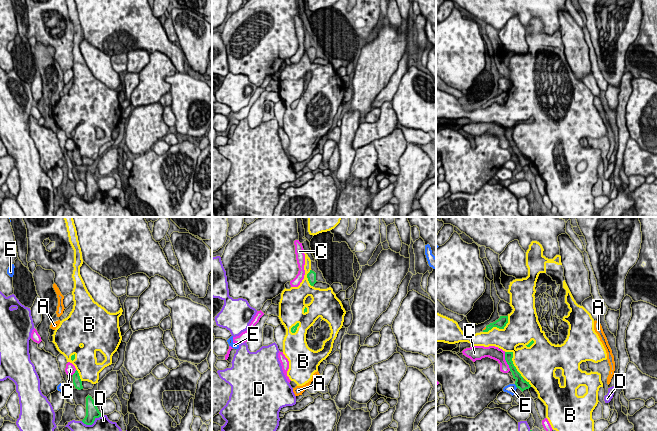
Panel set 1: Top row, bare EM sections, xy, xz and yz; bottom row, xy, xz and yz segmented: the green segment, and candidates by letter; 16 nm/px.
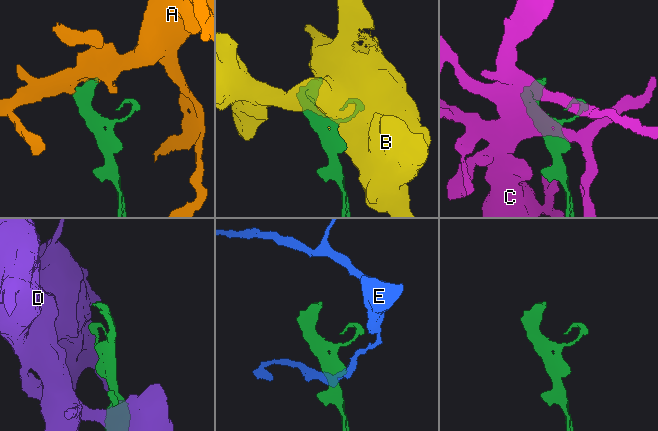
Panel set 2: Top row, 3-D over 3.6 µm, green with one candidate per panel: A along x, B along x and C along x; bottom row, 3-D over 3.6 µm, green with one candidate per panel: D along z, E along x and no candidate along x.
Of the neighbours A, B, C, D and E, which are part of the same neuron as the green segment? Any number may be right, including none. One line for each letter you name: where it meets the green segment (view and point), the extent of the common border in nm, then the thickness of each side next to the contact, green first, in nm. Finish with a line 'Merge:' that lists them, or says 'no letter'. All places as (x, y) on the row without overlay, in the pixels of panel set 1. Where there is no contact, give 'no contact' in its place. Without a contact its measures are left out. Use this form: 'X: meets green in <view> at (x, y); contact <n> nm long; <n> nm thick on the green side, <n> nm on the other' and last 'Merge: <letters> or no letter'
A: meets green in yz at (485, 105); contact 80 nm long; 140 nm thick on the green side, 30 nm on the other
Merge: A

